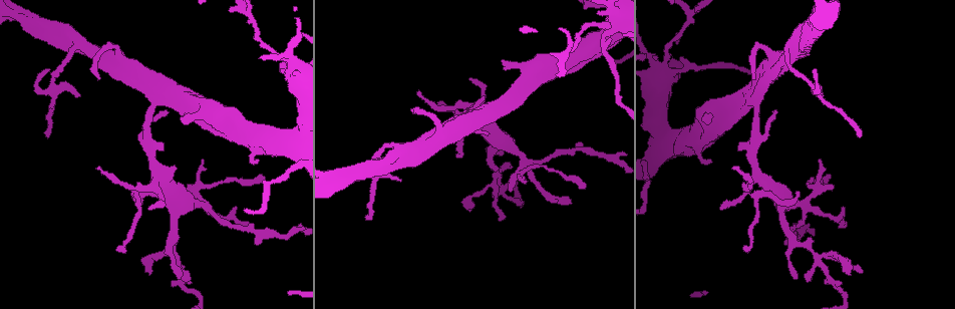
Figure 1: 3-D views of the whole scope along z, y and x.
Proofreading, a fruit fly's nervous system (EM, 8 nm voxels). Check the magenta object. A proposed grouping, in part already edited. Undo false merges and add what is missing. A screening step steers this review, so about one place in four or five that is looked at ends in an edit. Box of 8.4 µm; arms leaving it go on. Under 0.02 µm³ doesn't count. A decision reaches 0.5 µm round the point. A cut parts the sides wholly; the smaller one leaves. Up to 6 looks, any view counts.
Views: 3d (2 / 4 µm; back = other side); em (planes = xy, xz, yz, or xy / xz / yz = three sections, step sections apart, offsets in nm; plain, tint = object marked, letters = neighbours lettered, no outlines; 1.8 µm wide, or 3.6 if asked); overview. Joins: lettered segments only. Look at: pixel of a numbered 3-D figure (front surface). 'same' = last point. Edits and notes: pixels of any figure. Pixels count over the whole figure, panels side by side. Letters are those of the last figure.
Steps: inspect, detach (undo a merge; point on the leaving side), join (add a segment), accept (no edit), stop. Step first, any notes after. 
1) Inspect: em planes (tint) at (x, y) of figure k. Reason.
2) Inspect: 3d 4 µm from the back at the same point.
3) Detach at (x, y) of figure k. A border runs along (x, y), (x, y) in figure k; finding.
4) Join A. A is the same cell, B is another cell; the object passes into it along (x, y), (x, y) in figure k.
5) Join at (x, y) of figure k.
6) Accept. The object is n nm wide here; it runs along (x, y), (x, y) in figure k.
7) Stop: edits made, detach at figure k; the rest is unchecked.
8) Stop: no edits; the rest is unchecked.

Inspect: em xy step 16 (tint) at (795, 279) of figure 1. Thin end.

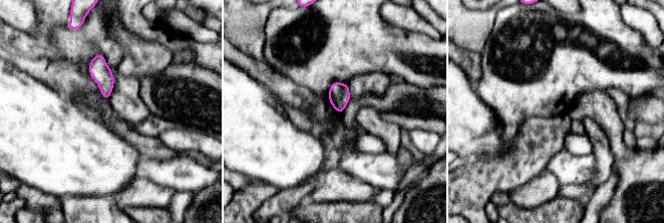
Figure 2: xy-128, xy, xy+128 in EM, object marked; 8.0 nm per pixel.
Inspect: em xy step 16 (letters) at the same point. See the neighbours.

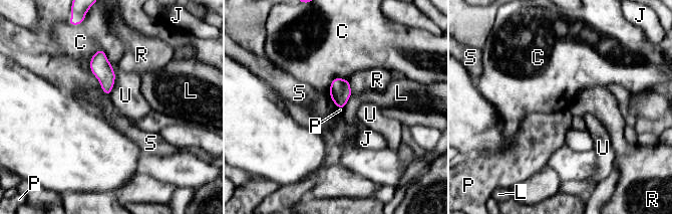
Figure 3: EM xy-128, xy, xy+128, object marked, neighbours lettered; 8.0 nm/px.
Accept. The longest contact is with U, 260 nm; C, J, L, P, R, S and U are other cells; a border runs along (329, 96), (337, 106) in figure 3; none of them fits.

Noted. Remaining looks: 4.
Inspect: 3d 2 µm at (148, 209) of figure 1.

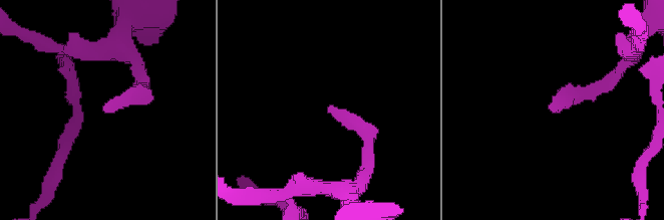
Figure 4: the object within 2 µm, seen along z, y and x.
Inspect: em yz step 16 (letters) at (103, 108) of figure 4.

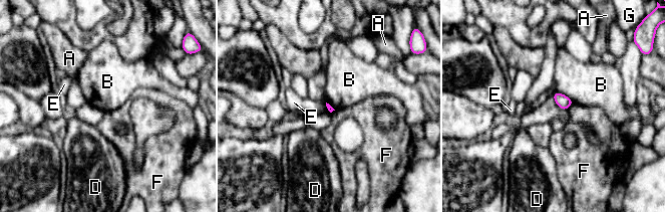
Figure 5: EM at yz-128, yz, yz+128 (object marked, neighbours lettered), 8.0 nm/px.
Inspect: em planes (letters) at the same point.

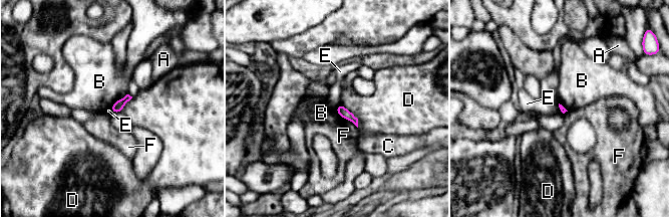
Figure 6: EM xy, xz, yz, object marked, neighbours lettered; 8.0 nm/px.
Accept. The longest contact is with D, 240 nm; A, B, C, D, E and F are other cells; none of them fits.

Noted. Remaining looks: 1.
Stop: no edits; the rest is unchecked.

